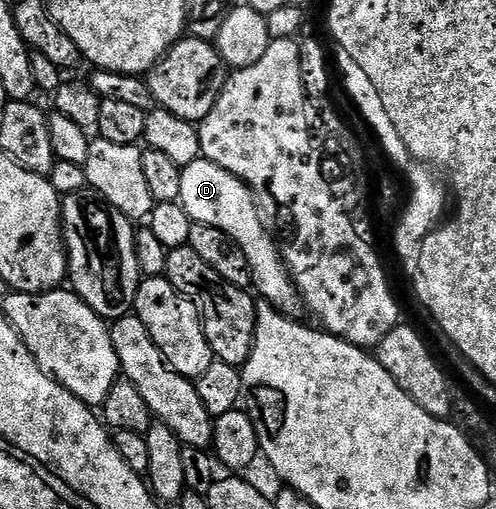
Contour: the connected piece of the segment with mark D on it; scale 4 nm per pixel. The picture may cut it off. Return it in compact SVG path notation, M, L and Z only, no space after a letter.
M203 156L198 157L182 169L182 192L179 203L193 222L214 224L214 228L222 228L222 232L226 232L226 236L230 236L230 240L234 240L234 244L238 244L238 248L246 252L255 293L263 301L269 302L282 314L299 315L299 310L302 310L300 292L284 262L281 247L273 231L260 217L252 189L241 178L235 178L233 174L218 168L218 164L206 160Z

